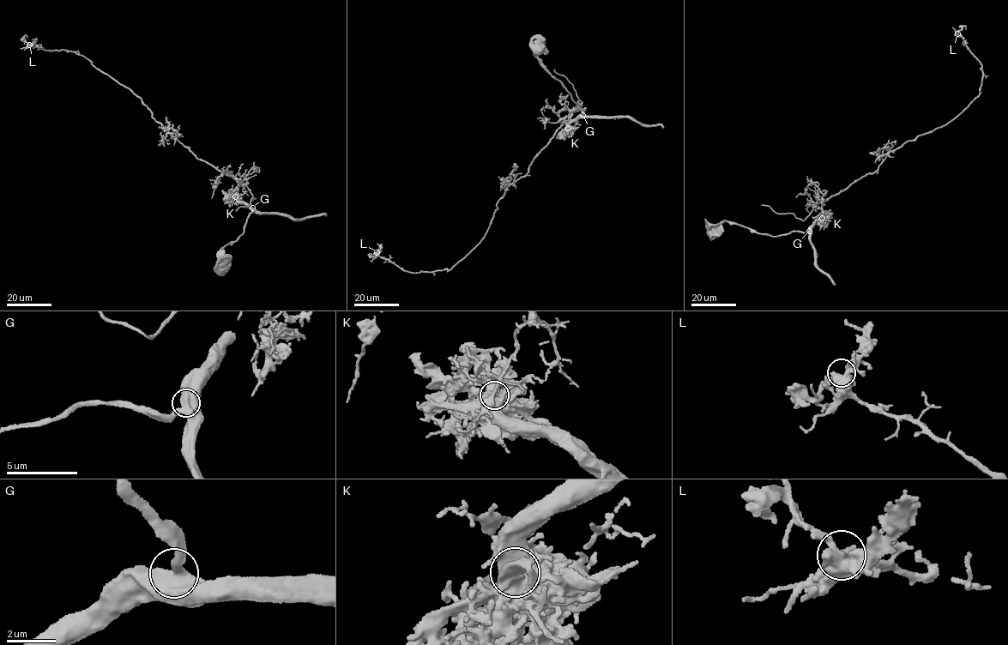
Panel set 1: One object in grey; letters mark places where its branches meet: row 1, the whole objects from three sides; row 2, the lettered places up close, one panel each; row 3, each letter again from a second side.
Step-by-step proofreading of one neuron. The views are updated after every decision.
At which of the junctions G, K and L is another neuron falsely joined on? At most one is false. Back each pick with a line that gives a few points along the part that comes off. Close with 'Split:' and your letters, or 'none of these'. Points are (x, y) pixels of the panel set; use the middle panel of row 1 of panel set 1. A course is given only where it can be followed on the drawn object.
K: foreign part runs (568, 128), (570, 119), (529, 171), (508, 186), (483, 239), (452, 268), (412, 273), (377, 253), (376, 258)
Split: K

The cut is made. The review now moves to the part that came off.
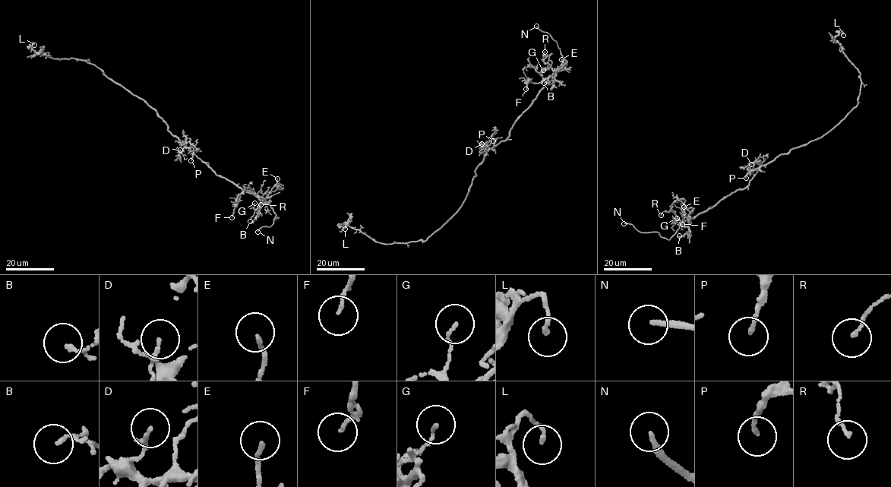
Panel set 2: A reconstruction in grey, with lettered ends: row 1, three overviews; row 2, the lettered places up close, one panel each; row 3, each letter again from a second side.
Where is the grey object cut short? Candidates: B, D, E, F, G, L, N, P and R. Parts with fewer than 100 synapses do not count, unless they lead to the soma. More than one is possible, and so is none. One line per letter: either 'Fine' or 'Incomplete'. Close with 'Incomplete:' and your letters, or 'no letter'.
B: Fine
D: Fine
E: Fine
F: Fine
G: Fine
L: Fine
N: Incomplete
P: Fine
R: Fine
Incomplete: N

